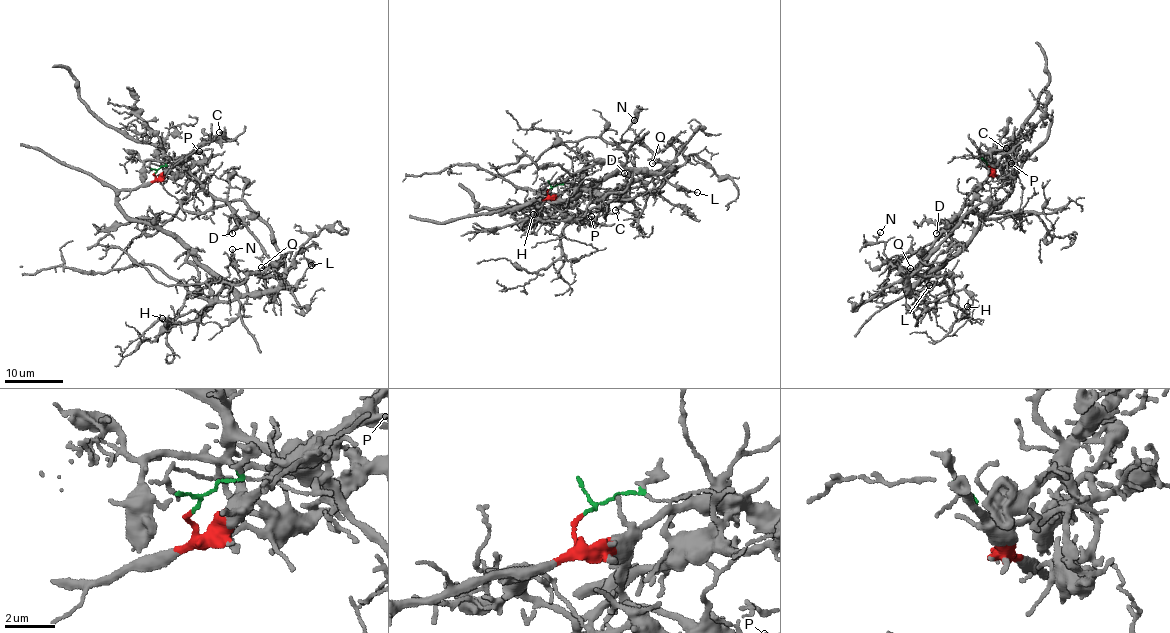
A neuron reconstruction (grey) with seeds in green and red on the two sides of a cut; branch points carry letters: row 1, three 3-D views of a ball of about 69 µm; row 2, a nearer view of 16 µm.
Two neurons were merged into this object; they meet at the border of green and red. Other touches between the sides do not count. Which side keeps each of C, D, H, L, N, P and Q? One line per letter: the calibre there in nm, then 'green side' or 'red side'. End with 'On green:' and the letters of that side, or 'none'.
C: calibre 120 nm; red side
D: calibre 100 nm; green side
H: calibre 140 nm; red side
L: calibre 80 nm; red side
N: calibre 100 nm; red side
P: calibre 140 nm; red side
Q: calibre 140 nm; green side
On green: D, Q

